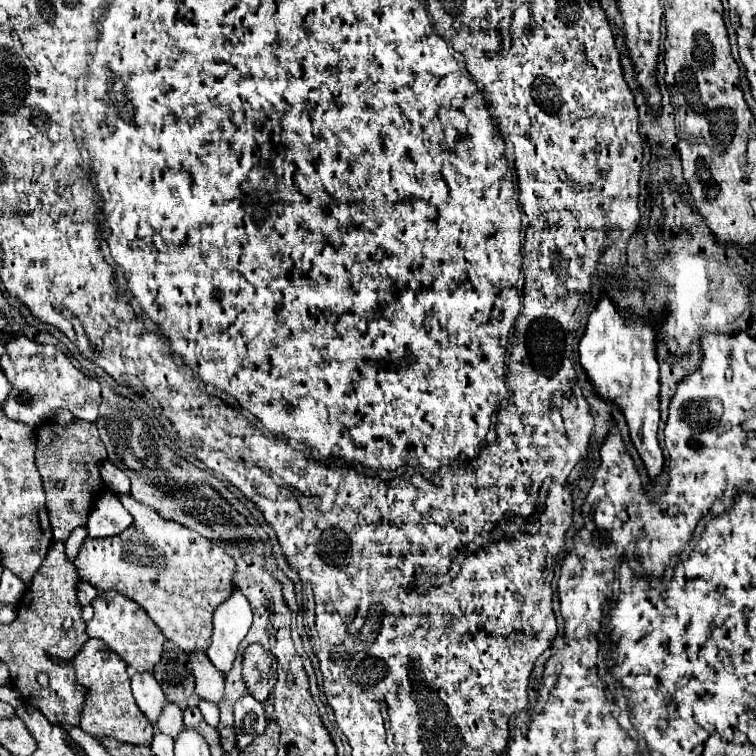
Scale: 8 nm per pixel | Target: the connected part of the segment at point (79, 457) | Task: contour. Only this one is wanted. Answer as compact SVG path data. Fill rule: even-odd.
M49 419L35 429L37 437L37 471L43 477L47 493L47 511L55 541L67 541L73 527L85 527L87 515L95 505L97 495L103 491L99 463L107 461L107 449L97 433L95 423L73 419L71 425L59 425ZM71 503L71 505L69 505Z

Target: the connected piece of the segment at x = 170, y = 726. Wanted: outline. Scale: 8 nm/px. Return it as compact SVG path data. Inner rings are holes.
M167 703L159 721L157 721L157 729L169 737L177 737L179 735L179 729L183 729L183 713L177 705L173 703Z

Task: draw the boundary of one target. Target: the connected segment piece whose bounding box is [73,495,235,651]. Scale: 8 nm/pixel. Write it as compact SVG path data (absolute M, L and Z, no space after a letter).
M119 495L123 507L133 515L133 525L115 537L85 537L77 559L73 565L77 567L79 579L91 583L101 591L119 591L121 595L137 601L147 615L159 625L163 635L179 645L183 651L189 649L205 649L211 641L211 615L219 603L223 603L233 591L233 573L235 561L223 553L221 547L205 539L203 535L175 523L165 521L159 513L147 505L141 505L131 495Z

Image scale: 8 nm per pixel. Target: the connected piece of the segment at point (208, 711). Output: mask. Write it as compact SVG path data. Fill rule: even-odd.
M201 701L199 703L199 711L203 713L203 719L211 725L211 727L217 727L219 725L219 709L215 703L211 701Z

